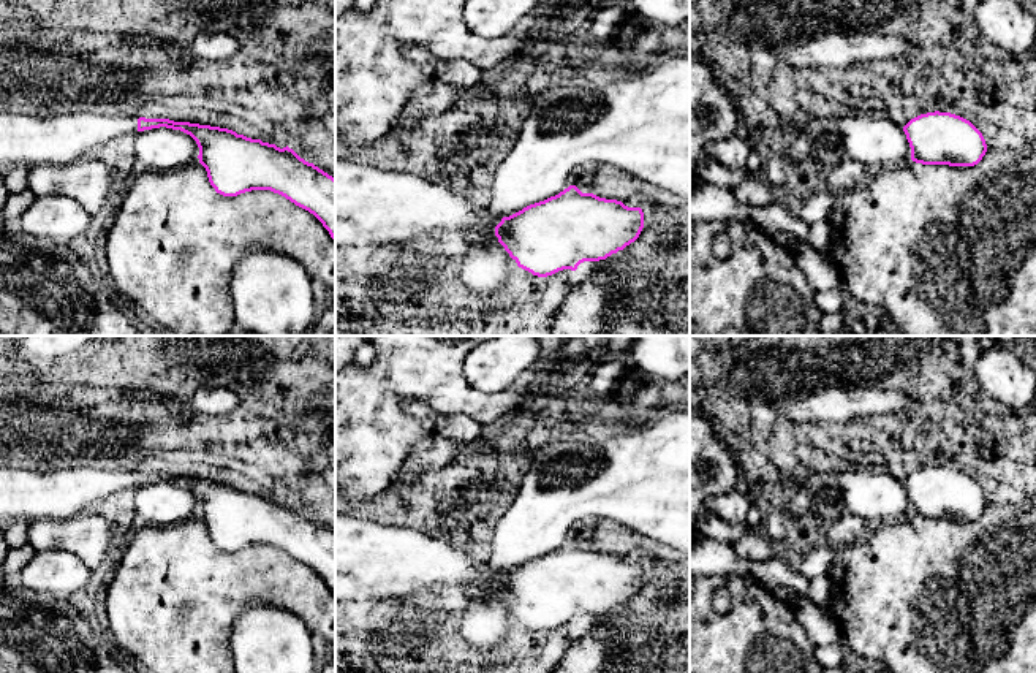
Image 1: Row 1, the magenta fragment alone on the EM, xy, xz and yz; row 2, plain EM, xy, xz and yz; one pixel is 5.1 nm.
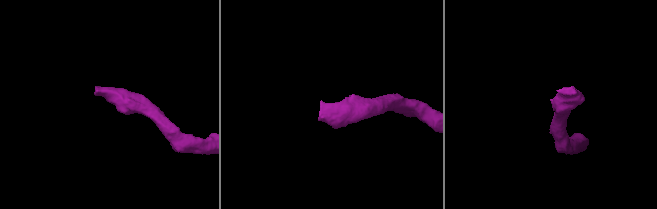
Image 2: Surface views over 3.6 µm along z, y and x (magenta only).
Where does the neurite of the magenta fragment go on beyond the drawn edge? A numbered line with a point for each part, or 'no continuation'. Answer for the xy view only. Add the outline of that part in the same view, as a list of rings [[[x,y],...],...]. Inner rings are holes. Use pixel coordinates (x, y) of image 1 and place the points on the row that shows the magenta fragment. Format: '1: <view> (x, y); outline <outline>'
1: xy (26, 141); outline [[[0,111],[0,174],[14,168],[68,165],[95,146],[134,131],[138,119],[127,116],[32,117]]]

